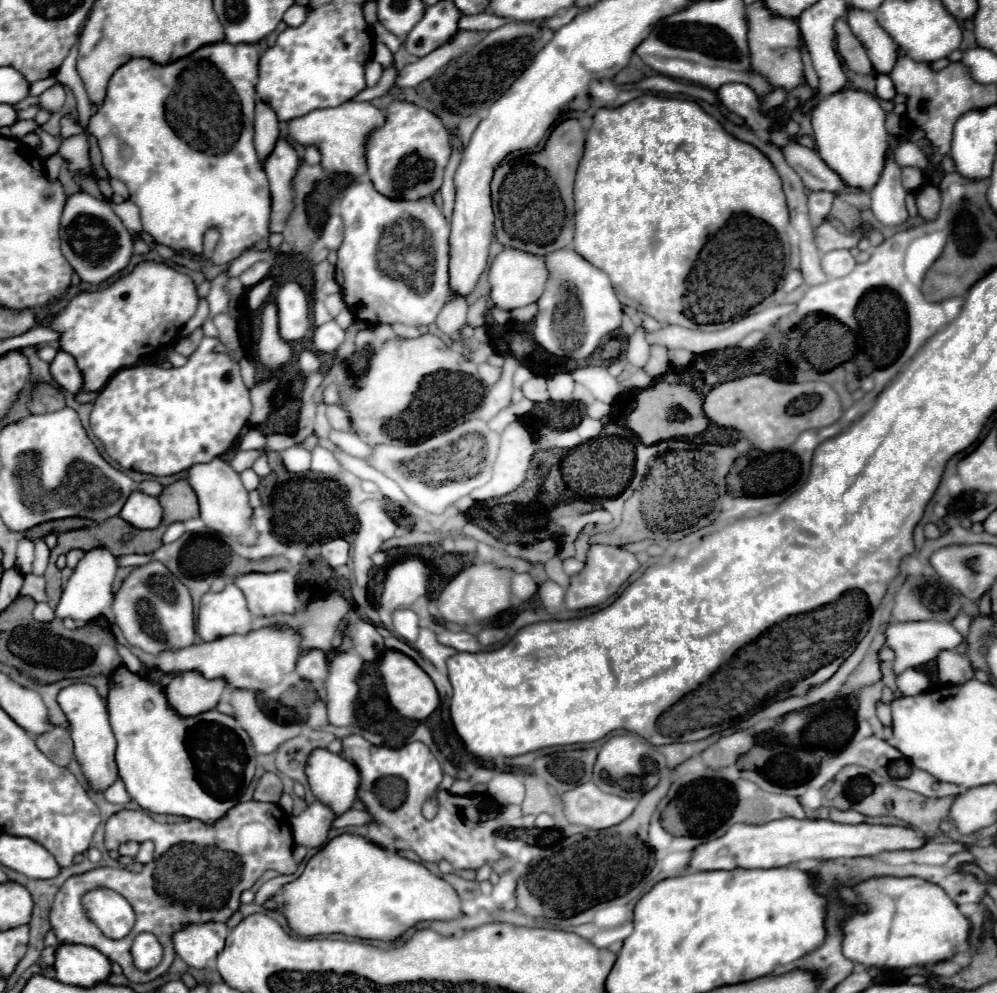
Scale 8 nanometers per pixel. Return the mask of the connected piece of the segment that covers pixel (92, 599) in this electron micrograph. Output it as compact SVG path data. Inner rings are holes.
M94 548L90 552L86 552L86 556L78 562L72 578L68 580L60 604L56 608L56 618L74 618L74 620L96 620L98 616L104 616L104 610L110 608L114 594L112 590L112 582L114 582L114 574L116 574L116 556L112 556L106 548Z

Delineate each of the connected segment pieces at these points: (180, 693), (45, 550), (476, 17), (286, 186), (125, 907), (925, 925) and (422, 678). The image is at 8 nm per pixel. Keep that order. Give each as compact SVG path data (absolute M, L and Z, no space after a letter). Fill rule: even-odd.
M182 672L172 678L164 694L168 706L174 708L180 716L188 718L212 710L218 704L224 688L226 682L222 678L206 680L198 672Z
M36 540L36 556L34 556L34 562L32 562L32 574L42 576L46 572L48 558L50 558L50 548L46 546L44 540Z
M478 12L478 14L472 14L472 16L462 16L458 26L460 26L460 30L476 30L476 32L486 34L486 32L494 30L496 26L500 28L506 22L510 22L510 20L500 18L496 14L490 14L490 12Z
M280 138L274 152L264 162L264 170L268 174L272 190L272 222L270 222L272 232L282 232L292 212L292 176L296 176L296 168L298 168L296 150L286 140Z
M94 888L82 896L86 916L104 936L126 936L134 926L134 912L128 900L110 888Z
M872 878L860 886L856 886L856 890L848 890L842 888L840 890L842 898L856 904L858 900L868 902L868 912L866 914L854 914L850 920L844 922L844 956L848 960L852 960L854 964L866 966L866 968L896 968L896 970L904 970L910 966L934 966L938 962L950 960L956 952L956 946L962 942L968 942L970 934L972 934L972 922L958 910L956 902L948 898L948 894L932 884L926 882L922 878Z
M386 650L380 656L380 674L386 684L386 692L390 698L390 704L402 714L402 716L413 719L426 719L438 706L438 692L430 676L408 656L396 650Z

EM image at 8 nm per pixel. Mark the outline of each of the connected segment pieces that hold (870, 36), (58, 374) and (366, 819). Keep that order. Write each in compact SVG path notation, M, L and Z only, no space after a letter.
M850 10L848 24L860 44L866 48L870 62L876 72L890 74L898 60L898 44L880 28L876 22L876 12L866 10Z
M58 350L54 362L50 364L50 372L54 382L66 392L78 394L84 386L84 378L80 376L80 368L76 368L76 360L72 360L72 356L68 356L64 350Z
M348 810L346 814L338 816L334 820L334 826L336 828L344 828L344 826L364 826L364 824L370 824L374 822L372 814L366 812L366 810Z

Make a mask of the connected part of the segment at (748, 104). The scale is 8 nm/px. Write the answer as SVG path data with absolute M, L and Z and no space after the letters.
M724 84L718 90L718 98L730 112L742 116L754 132L768 132L772 126L776 126L776 118L760 114L758 96L746 84Z

